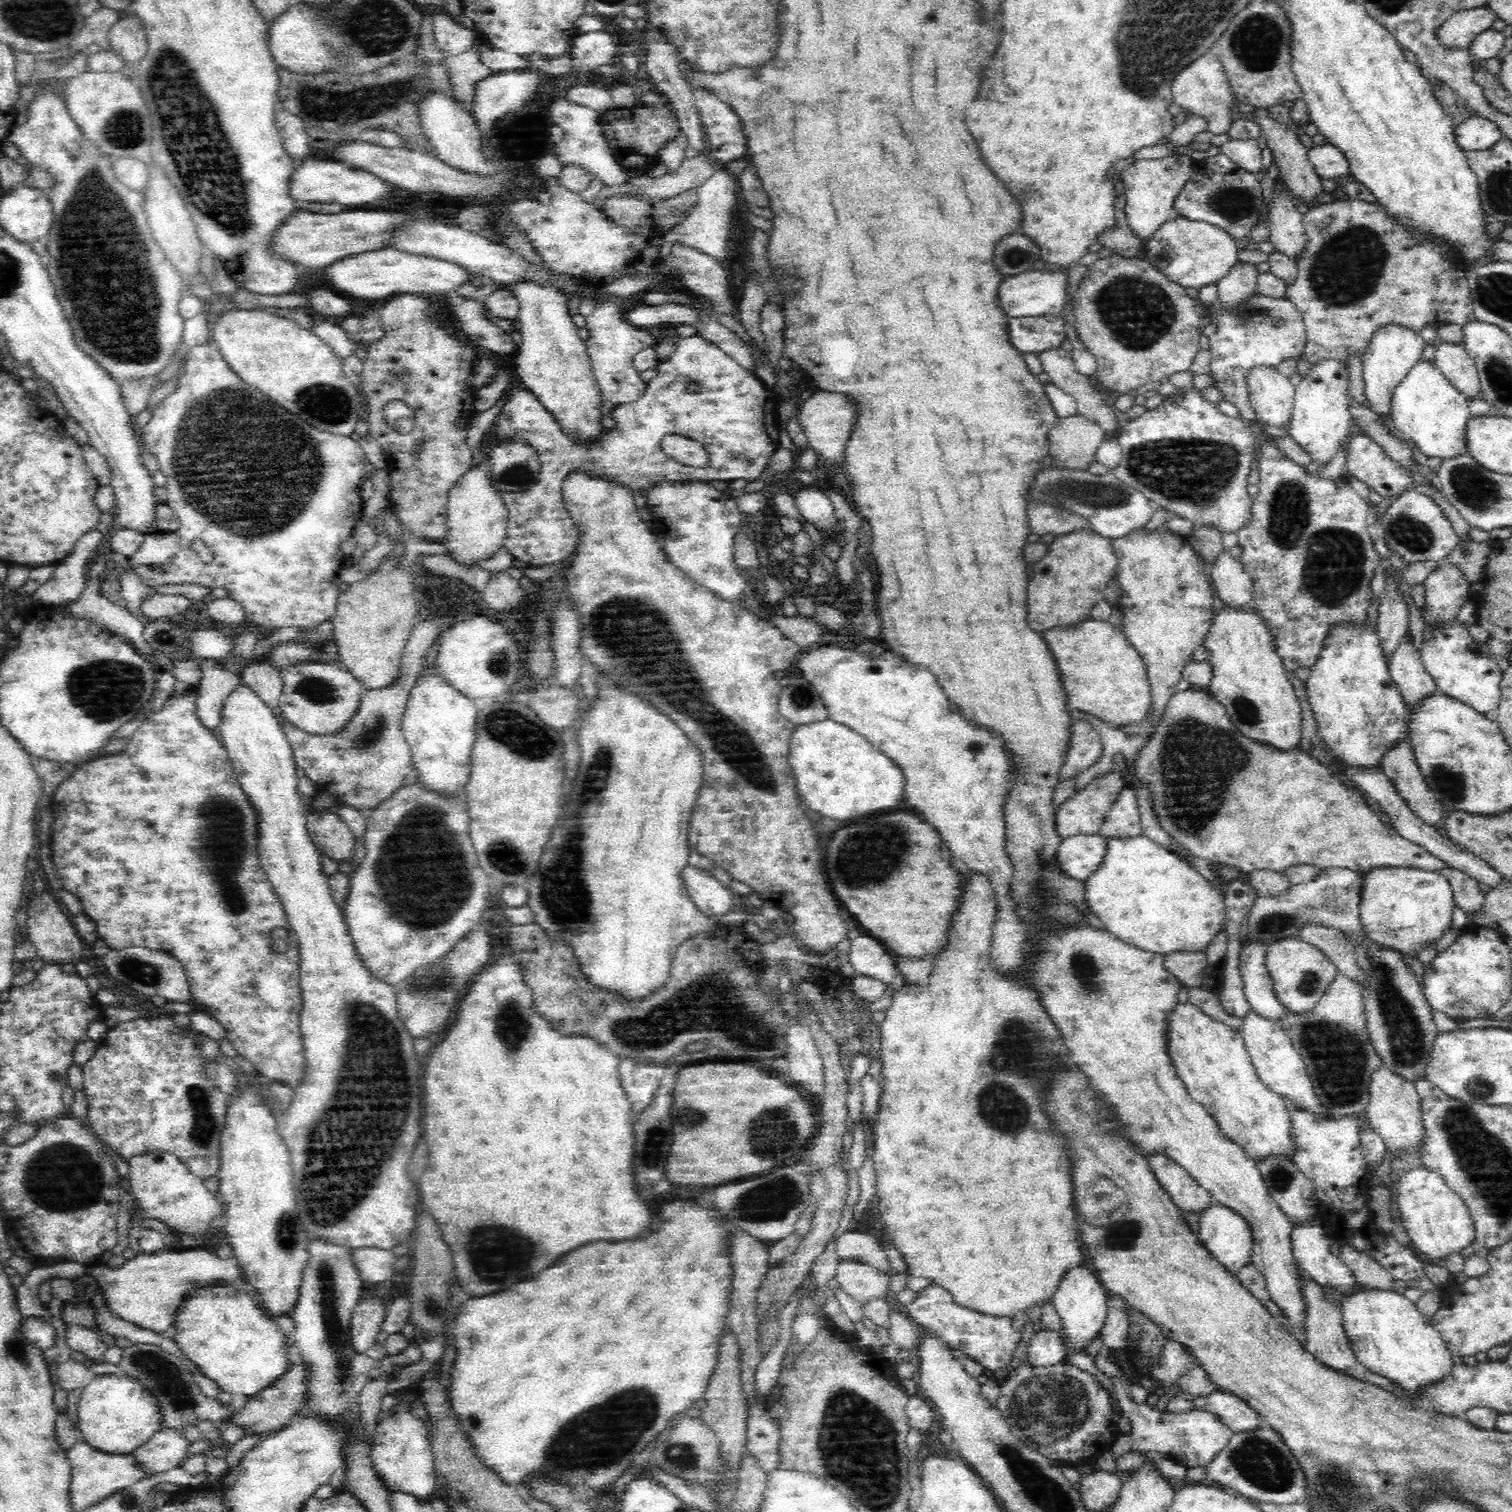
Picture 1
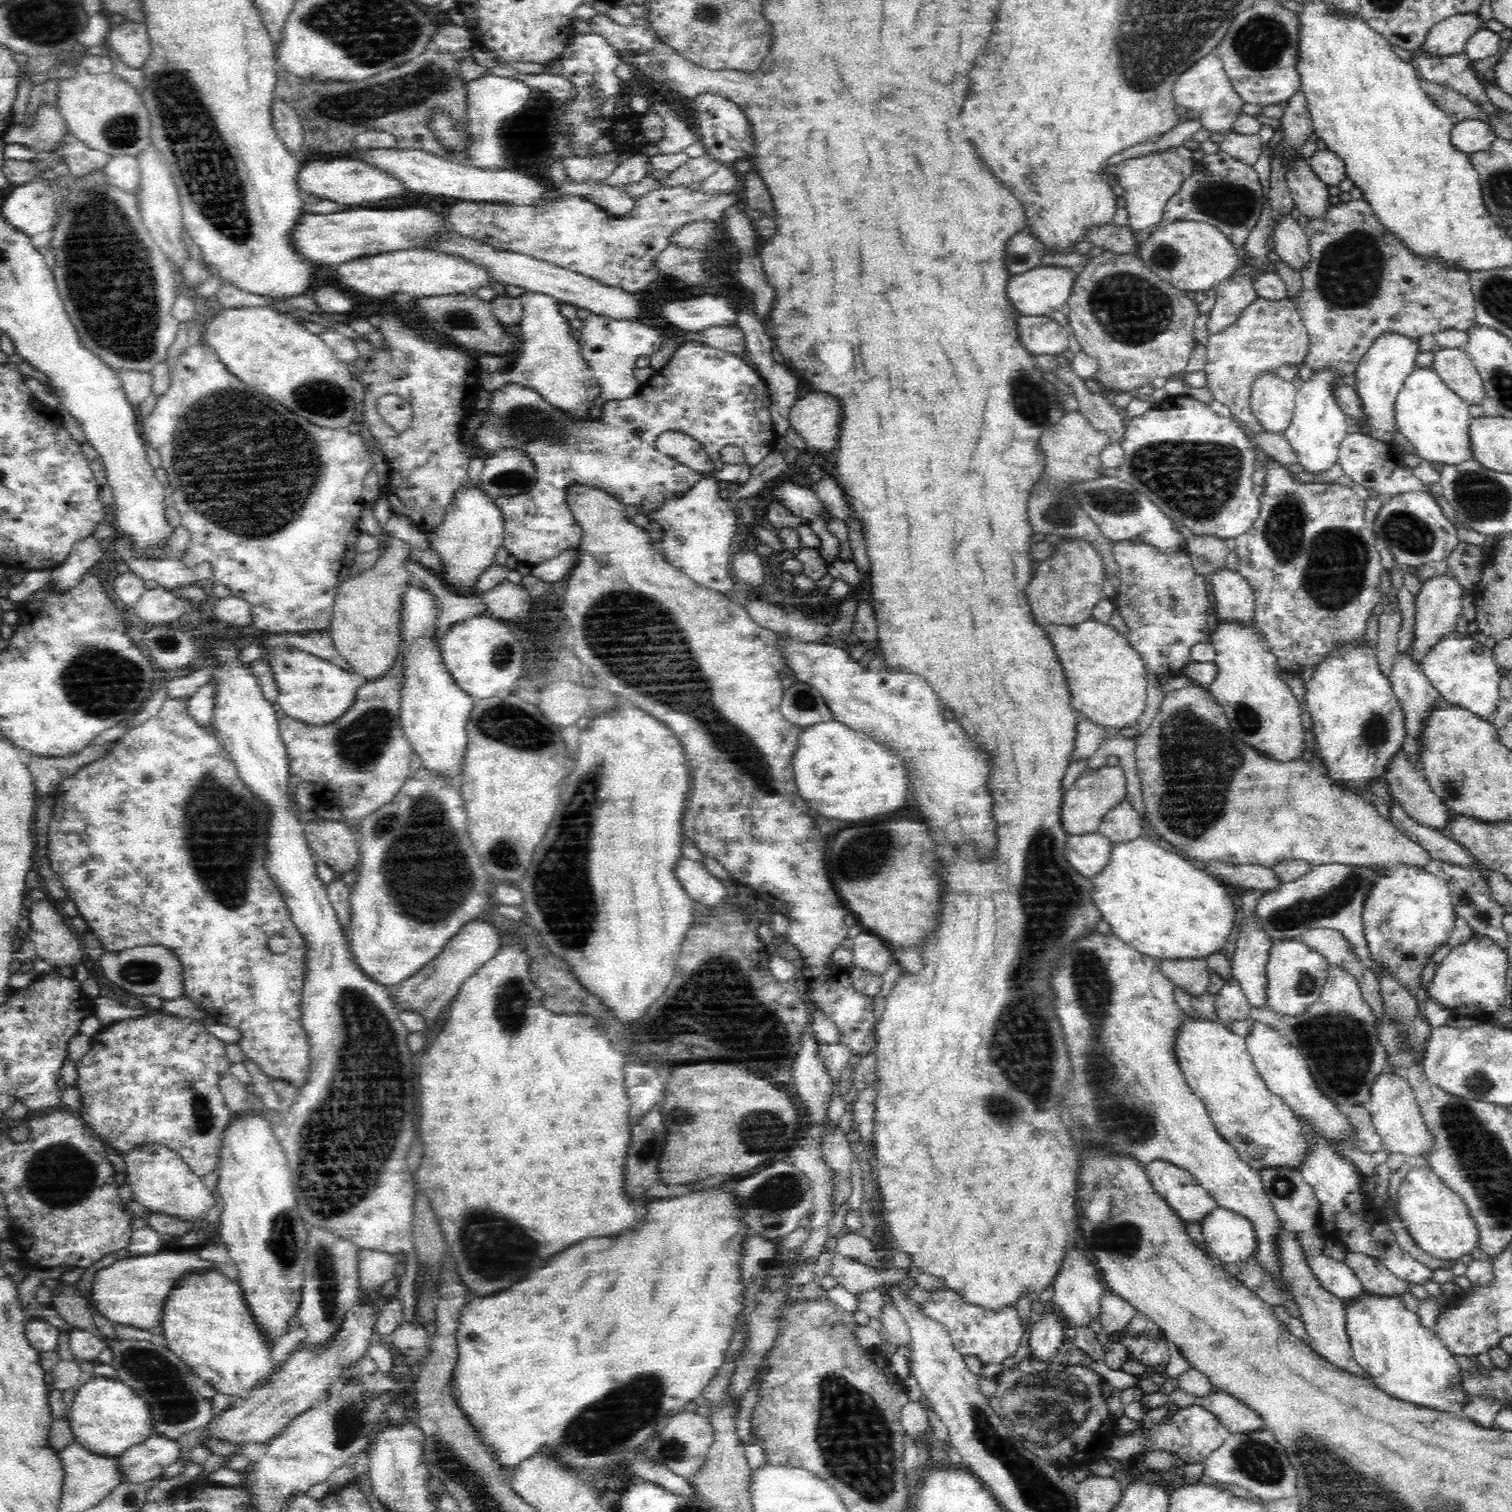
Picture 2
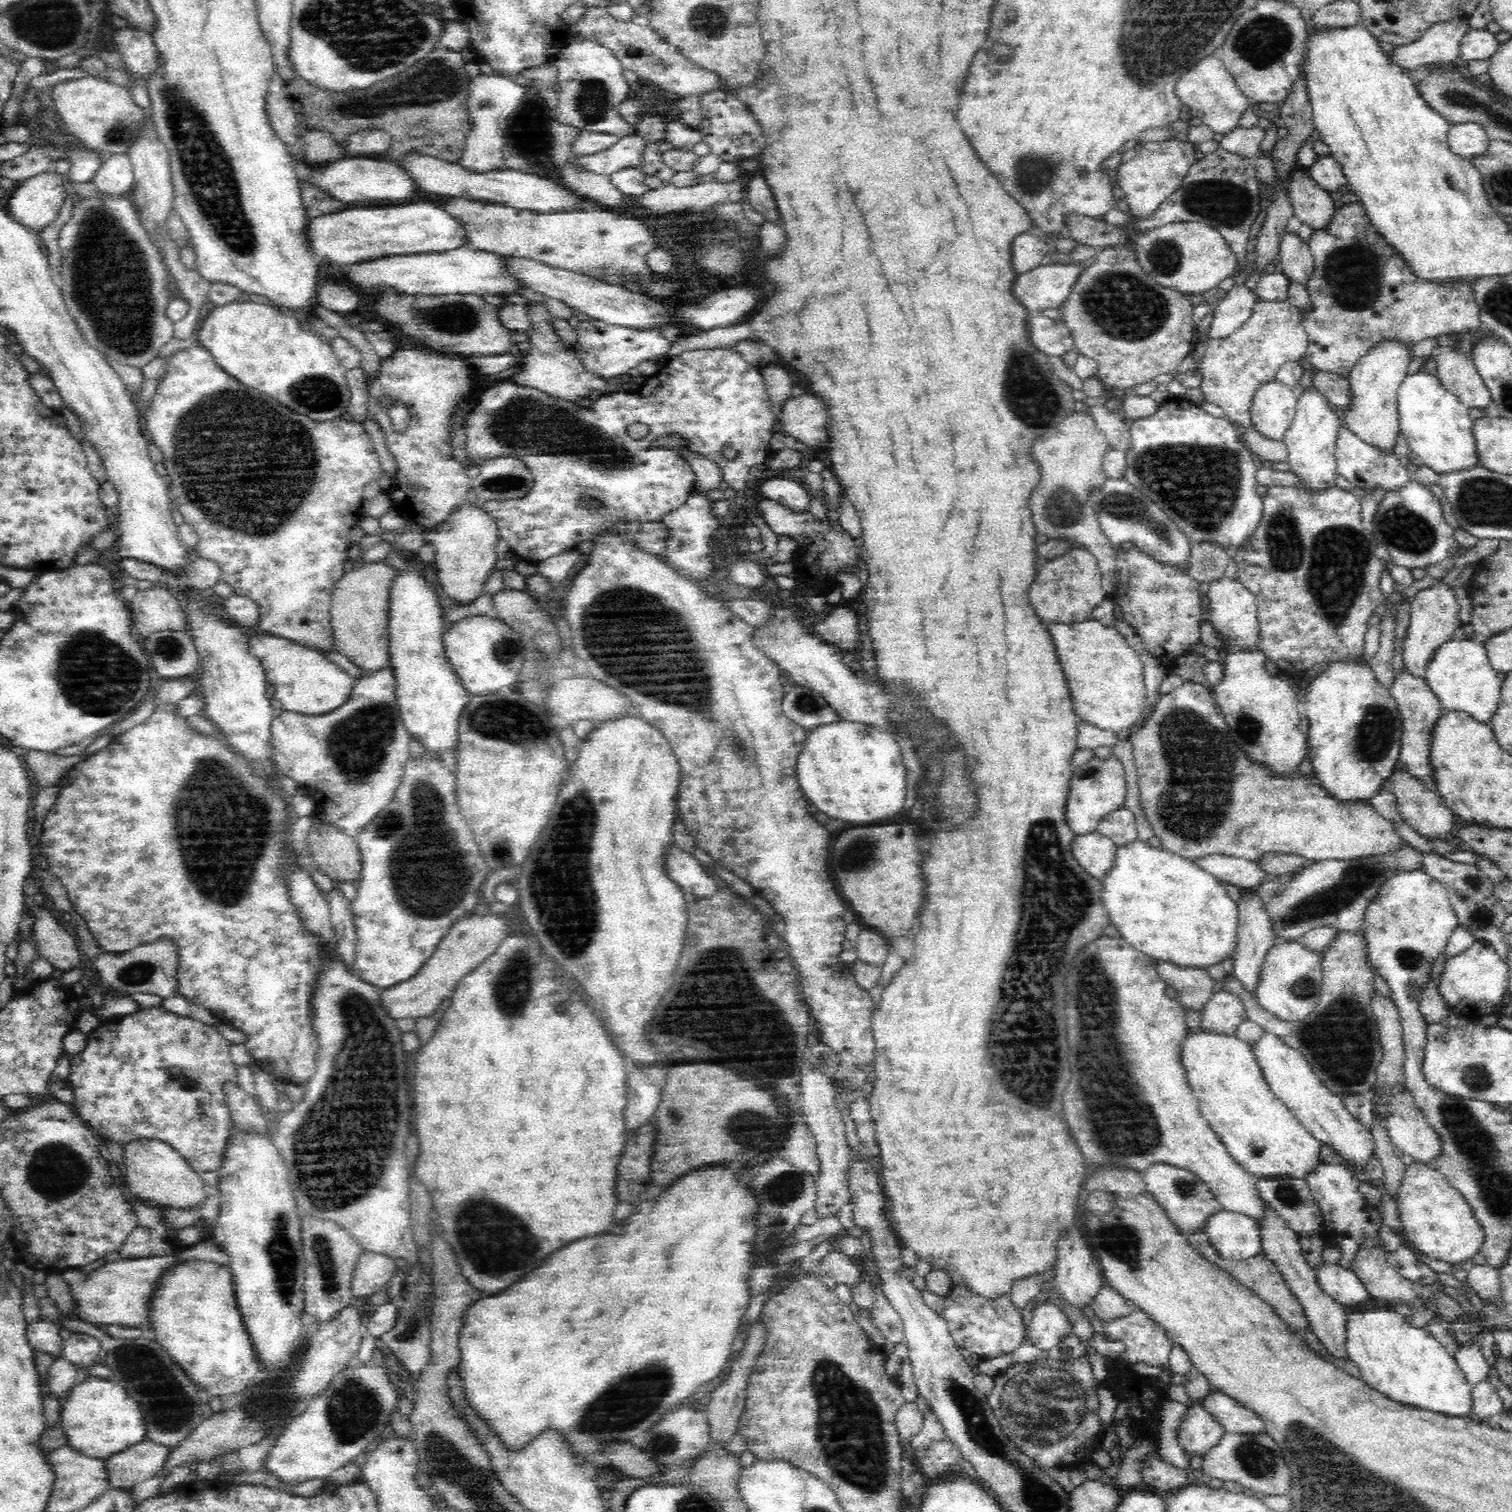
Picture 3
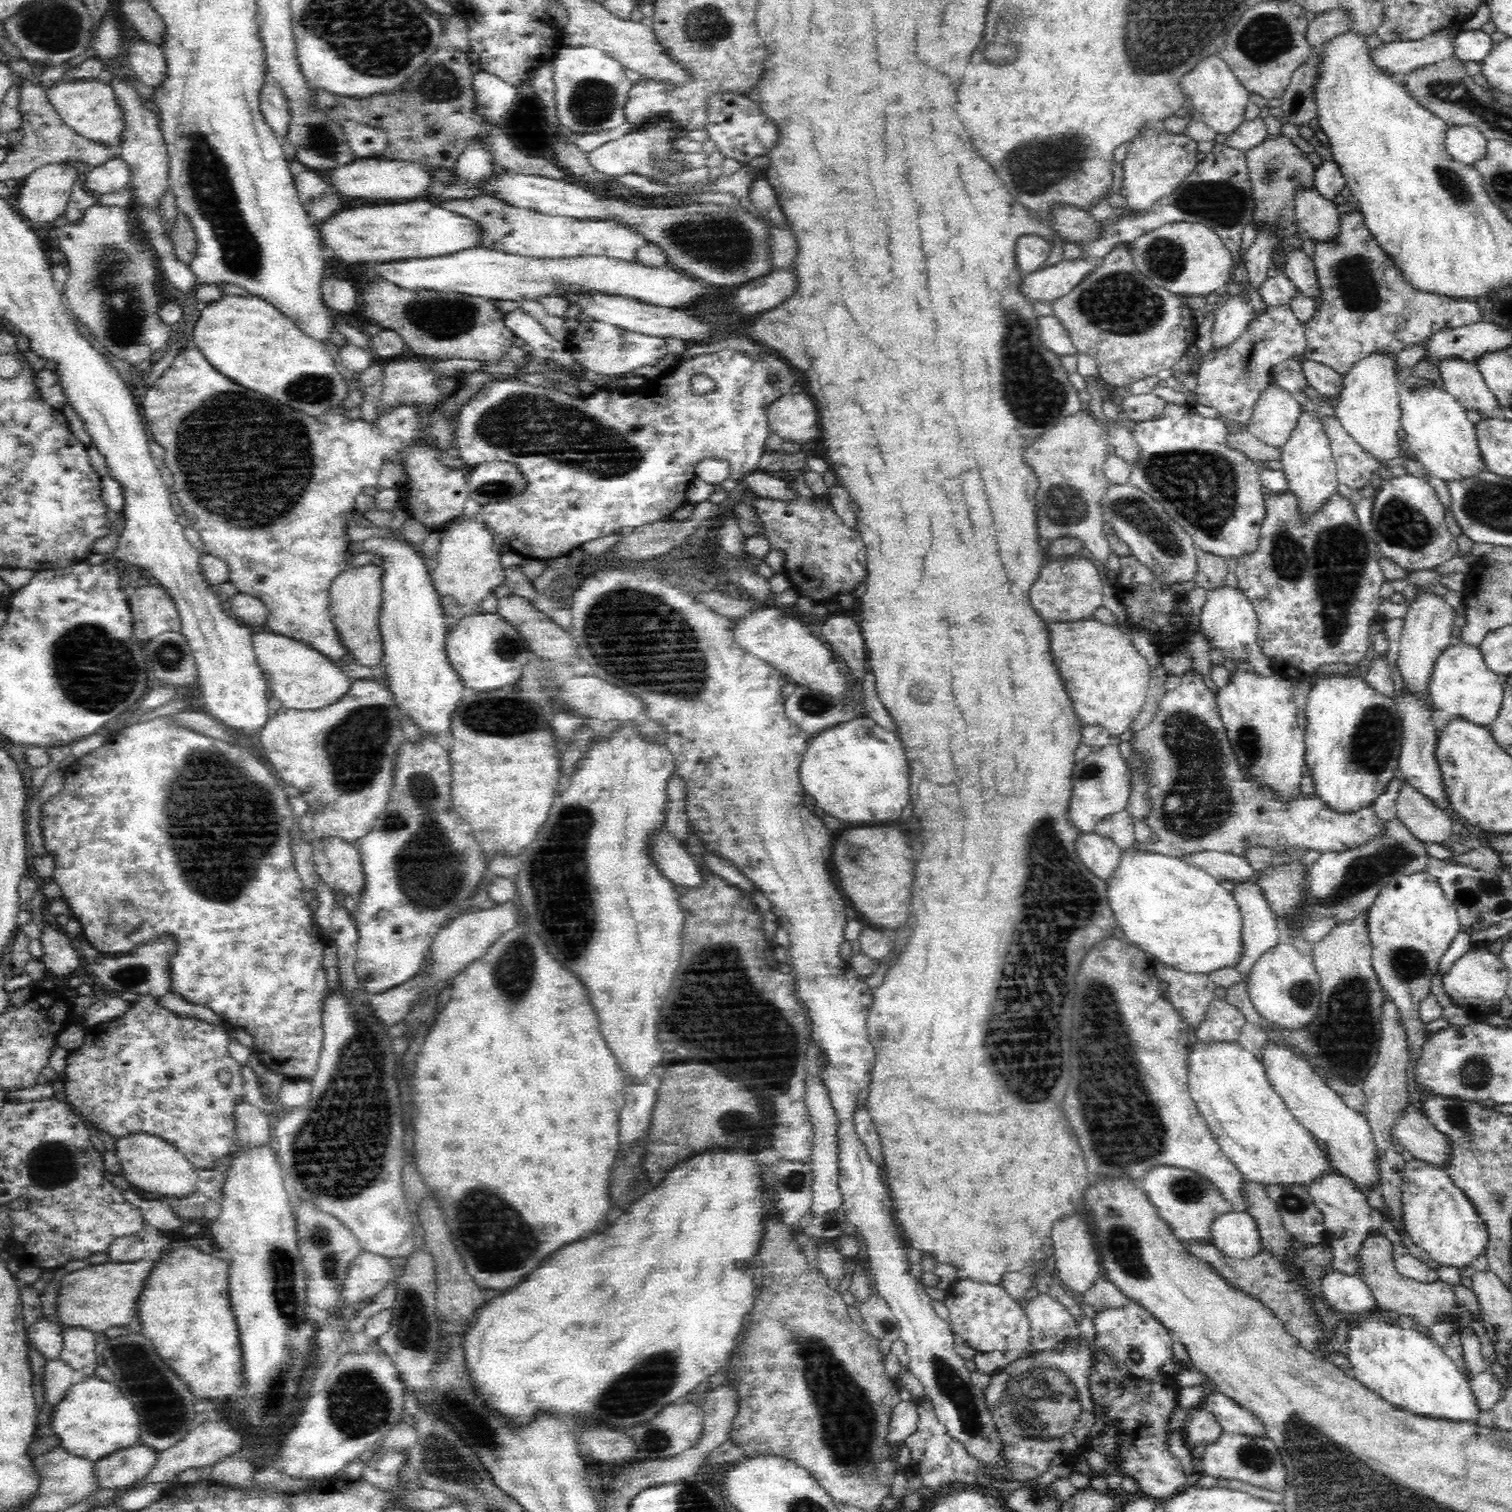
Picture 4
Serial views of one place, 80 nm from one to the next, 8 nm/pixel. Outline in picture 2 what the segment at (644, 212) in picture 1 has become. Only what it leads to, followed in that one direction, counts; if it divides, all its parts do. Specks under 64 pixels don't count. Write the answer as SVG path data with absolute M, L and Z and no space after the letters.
M566 176L561 182L555 185L558 194L566 196L566 194L575 193L584 199L597 204L604 211L614 215L627 215L635 205L634 198L623 192L619 187L604 183L602 179L584 179L576 181Z

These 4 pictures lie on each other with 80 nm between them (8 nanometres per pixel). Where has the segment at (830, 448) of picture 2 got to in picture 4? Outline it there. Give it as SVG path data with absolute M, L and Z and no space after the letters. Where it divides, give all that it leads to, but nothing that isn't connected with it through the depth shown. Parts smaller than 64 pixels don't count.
M788 393L773 400L767 408L767 421L769 432L778 434L784 441L798 442L804 446L820 437L819 413L815 403L808 394Z

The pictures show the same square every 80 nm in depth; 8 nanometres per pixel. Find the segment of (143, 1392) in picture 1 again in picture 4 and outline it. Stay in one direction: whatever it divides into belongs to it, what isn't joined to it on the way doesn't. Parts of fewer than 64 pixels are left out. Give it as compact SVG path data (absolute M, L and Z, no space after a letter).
M96 1376L78 1377L74 1380L74 1384L69 1386L64 1400L55 1404L52 1411L51 1429L48 1431L55 1434L59 1441L59 1446L68 1454L80 1456L88 1461L92 1461L92 1463L105 1458L106 1455L112 1454L117 1450L140 1444L139 1418L134 1410L132 1401L128 1400L120 1392L120 1389L114 1382L104 1381L96 1378Z

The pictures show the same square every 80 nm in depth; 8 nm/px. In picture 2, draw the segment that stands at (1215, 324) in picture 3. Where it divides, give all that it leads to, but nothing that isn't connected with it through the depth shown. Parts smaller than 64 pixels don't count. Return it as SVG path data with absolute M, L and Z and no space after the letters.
M1246 275L1228 278L1216 288L1217 296L1207 322L1211 335L1220 334L1234 326L1242 312L1258 298L1252 278Z

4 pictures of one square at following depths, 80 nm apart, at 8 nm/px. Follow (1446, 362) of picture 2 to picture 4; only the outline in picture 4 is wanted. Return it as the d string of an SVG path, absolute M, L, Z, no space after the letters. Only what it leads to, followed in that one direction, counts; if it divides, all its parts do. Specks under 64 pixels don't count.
M1458 359L1442 361L1439 365L1442 388L1468 411L1476 410L1483 418L1496 414L1500 406L1496 395L1486 384L1477 364Z

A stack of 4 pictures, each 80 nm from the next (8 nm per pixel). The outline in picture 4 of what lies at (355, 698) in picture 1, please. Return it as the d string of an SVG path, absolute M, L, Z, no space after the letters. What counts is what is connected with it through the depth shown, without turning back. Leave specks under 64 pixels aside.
M255 629L252 642L267 688L272 690L274 698L278 698L284 708L316 710L330 706L344 698L351 685L352 679L336 663L302 641L267 629Z

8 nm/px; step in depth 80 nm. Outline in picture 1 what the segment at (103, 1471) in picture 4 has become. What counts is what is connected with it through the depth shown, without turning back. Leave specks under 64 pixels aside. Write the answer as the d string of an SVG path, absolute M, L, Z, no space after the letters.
M160 1428L148 1442L137 1446L131 1456L145 1476L152 1476L181 1466L189 1444L184 1431Z

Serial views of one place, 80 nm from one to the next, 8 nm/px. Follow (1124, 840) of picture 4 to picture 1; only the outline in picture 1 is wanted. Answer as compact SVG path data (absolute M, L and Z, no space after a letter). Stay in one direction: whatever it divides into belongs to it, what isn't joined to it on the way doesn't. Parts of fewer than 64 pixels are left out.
M1124 788L1115 804L1112 804L1099 835L1108 839L1135 838L1142 835L1141 818L1136 792Z

